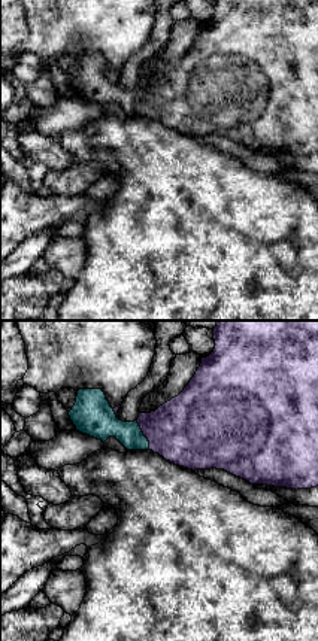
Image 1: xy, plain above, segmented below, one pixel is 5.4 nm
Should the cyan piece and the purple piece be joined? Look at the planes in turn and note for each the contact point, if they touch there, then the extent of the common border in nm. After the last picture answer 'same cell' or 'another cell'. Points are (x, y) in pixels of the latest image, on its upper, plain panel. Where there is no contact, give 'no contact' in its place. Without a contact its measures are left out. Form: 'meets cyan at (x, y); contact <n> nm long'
meets cyan at (142, 100); contact 170 nm long

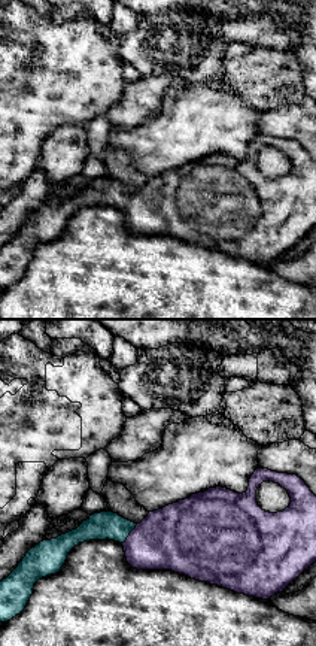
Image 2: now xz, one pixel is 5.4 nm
meets cyan at (128, 200); contact 140 nm long

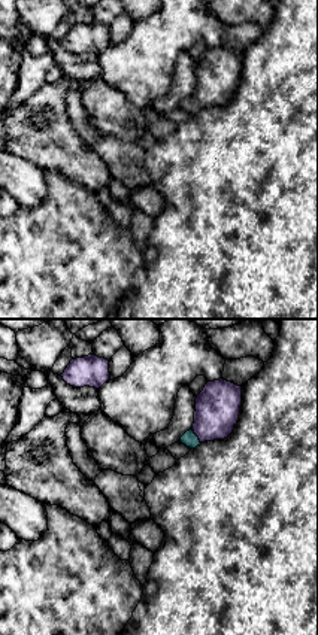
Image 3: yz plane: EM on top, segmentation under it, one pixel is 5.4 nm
meets cyan at (196, 102); contact 100 nm long

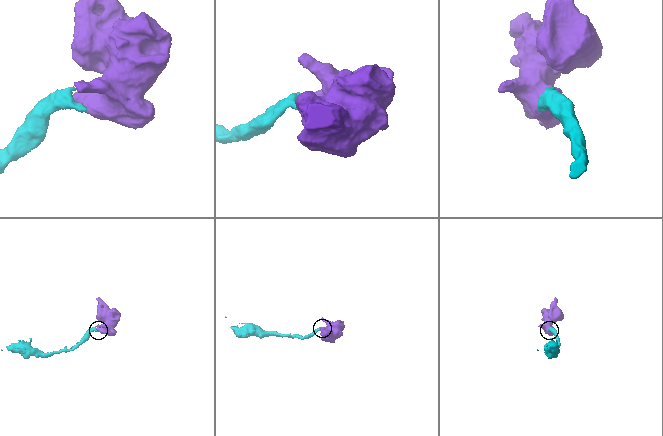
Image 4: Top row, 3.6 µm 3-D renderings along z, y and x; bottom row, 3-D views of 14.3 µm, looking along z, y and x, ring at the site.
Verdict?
same cell

